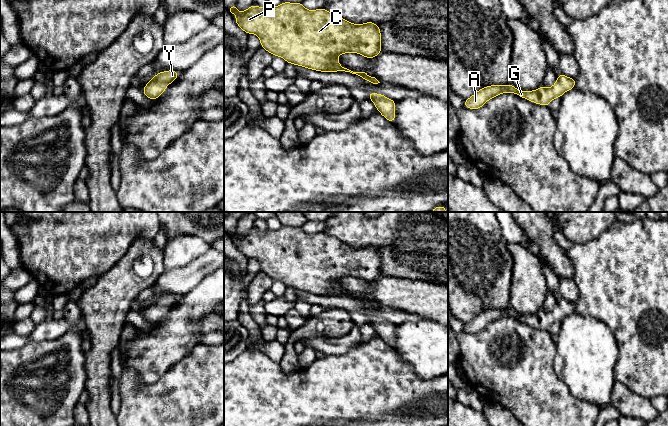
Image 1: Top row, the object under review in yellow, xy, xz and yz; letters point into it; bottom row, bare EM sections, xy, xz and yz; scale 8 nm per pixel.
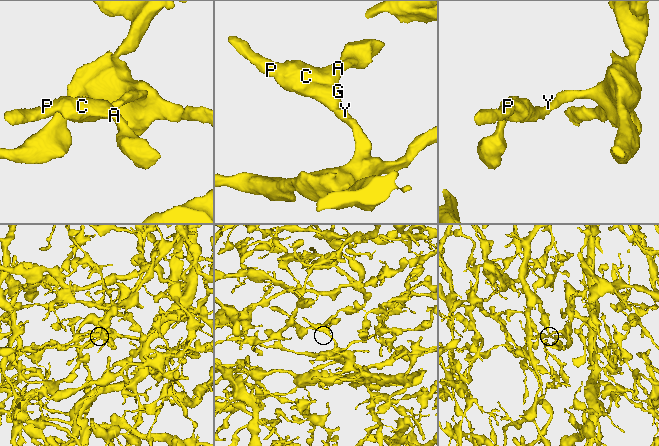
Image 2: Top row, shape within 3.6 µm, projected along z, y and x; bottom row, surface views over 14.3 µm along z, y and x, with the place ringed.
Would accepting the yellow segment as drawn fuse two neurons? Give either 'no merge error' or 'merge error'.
no merge error

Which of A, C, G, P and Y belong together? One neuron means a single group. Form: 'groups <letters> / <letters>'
groups A C G P Y

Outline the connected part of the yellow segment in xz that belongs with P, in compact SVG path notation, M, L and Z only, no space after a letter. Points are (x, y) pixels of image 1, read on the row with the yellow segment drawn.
M281 2L276 7L258 7L252 4L244 12L239 12L236 4L233 4L227 10L231 15L237 15L234 20L240 29L248 35L256 34L262 48L273 56L282 57L289 64L320 72L350 72L360 76L366 82L380 83L375 77L365 72L353 72L342 67L337 60L337 57L344 53L358 53L365 58L372 59L383 51L380 28L371 21L365 24L353 24L328 12L325 8L307 10L302 2Z

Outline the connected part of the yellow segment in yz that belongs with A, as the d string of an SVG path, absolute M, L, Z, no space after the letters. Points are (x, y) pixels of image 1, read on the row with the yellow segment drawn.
M562 73L557 75L557 81L551 88L545 88L541 85L537 90L521 91L511 83L508 85L490 85L479 89L469 99L465 99L464 107L477 110L484 106L488 100L502 93L514 93L535 104L548 107L554 98L560 98L566 91L575 88L575 85L576 79L569 78Z

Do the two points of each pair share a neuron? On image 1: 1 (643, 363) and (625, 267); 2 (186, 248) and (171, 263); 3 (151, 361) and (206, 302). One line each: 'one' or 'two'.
1: one
2: one
3: one

